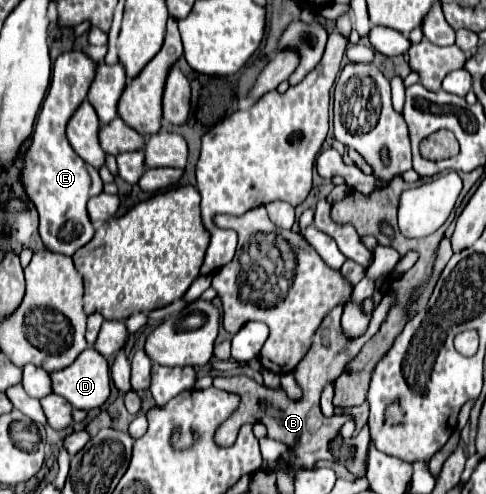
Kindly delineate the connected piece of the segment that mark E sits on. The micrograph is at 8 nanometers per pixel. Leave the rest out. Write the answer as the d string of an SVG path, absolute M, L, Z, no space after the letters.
M78 50L60 54L56 58L52 68L52 82L38 114L30 146L26 148L26 164L22 170L22 184L40 214L40 238L44 246L66 256L72 256L80 246L92 240L96 230L86 212L86 204L104 190L98 170L86 164L66 140L66 124L78 106L86 100L96 66L98 62Z

